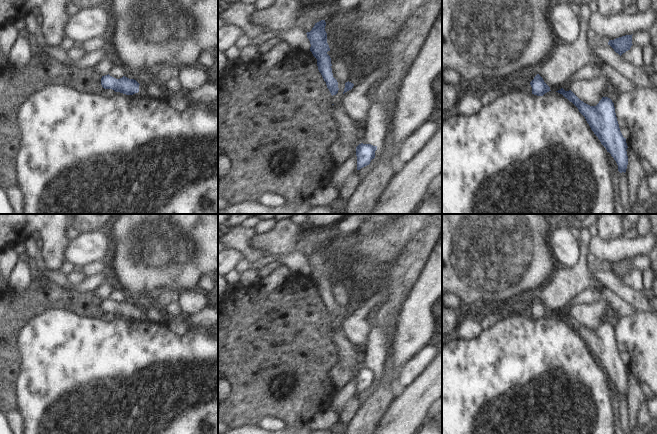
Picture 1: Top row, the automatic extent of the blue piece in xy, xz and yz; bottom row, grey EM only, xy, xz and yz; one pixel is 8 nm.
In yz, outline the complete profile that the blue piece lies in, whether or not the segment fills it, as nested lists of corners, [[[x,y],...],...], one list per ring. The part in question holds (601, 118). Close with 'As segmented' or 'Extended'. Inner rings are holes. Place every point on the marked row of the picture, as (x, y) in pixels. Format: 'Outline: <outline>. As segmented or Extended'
Outline: [[[561,88],[556,92],[562,94],[578,108],[601,144],[616,161],[618,171],[625,173],[628,165],[626,151],[628,146],[626,138],[620,131],[612,100],[602,97],[596,106],[590,106],[581,101],[571,90],[565,91]]]. As segmented.

